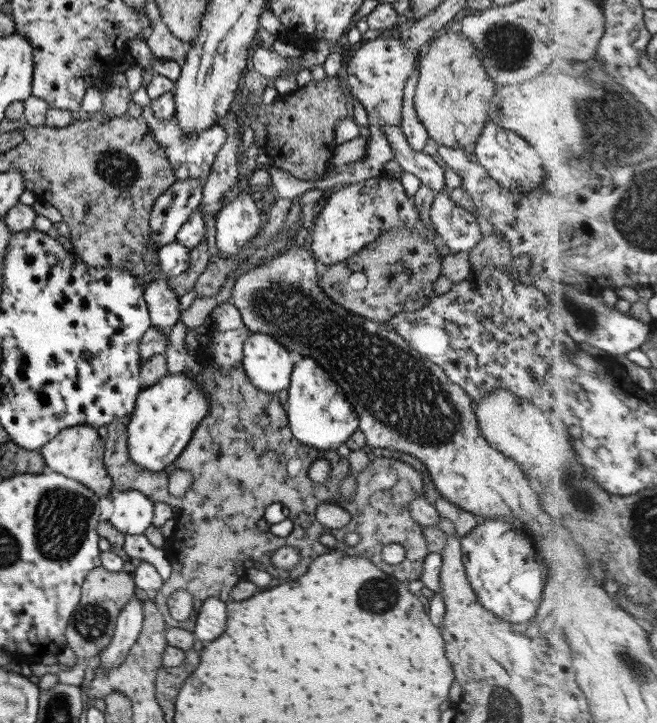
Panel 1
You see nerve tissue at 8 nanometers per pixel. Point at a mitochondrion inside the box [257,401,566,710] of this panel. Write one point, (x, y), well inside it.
(381, 595)

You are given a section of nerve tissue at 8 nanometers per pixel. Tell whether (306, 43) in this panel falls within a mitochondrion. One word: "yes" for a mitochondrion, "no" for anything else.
no

